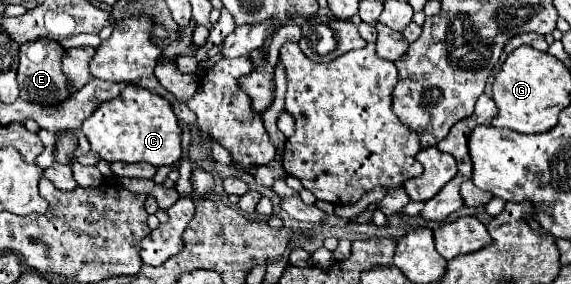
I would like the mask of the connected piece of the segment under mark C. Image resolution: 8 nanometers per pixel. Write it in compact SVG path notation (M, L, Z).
M128 86L118 98L100 104L94 114L82 122L82 132L90 142L90 150L106 162L148 162L152 166L172 166L182 156L182 130L168 100L140 86Z

